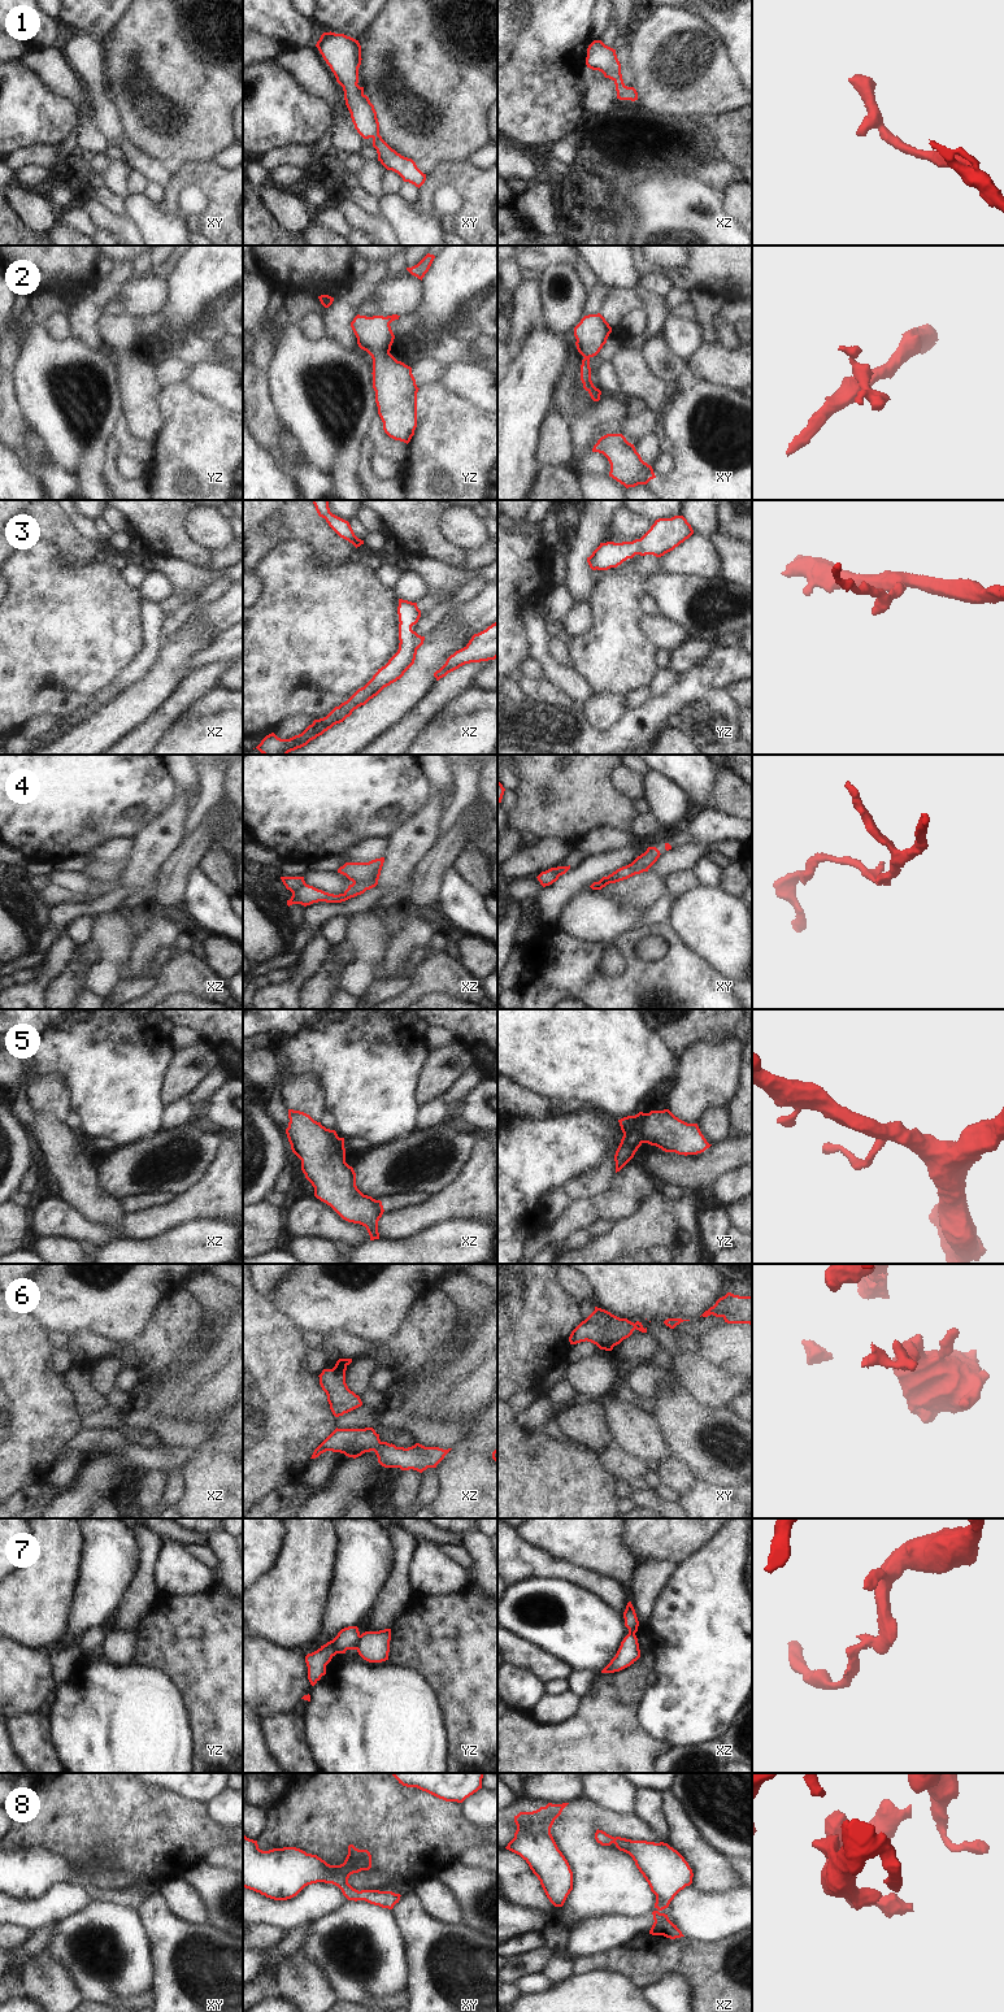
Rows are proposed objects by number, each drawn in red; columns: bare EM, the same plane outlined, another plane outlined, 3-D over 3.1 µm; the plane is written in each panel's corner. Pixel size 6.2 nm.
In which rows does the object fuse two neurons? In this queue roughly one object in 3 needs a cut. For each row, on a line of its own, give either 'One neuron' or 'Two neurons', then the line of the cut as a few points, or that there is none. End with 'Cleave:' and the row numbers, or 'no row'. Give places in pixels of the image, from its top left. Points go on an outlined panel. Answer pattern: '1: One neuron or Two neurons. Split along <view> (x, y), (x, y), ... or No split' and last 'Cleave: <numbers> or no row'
1: One neuron. No split
2: One neuron. No split
3: One neuron. No split
4: One neuron. No split
5: Two neurons. Split along yz (624, 1133), (634, 1131), (642, 1142)
6: One neuron. No split
7: Two neurons. Split along yz (360, 1635), (356, 1648)
8: One neuron. No split
Cleave: 5, 7.

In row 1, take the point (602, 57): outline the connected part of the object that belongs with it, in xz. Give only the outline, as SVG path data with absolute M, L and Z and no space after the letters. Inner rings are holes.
M594 40L587 48L586 65L592 70L601 71L605 78L614 82L617 99L638 100L636 90L623 83L621 64L617 58L616 49L605 45L601 40Z

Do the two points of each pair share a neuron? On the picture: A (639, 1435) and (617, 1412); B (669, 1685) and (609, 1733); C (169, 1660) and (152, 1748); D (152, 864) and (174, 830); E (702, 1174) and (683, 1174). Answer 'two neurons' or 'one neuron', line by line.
A: one neuron
B: two neurons
C: two neurons
D: one neuron
E: one neuron

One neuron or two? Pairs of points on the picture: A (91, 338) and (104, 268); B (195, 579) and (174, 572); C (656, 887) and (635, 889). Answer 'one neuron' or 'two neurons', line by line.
A: two neurons
B: one neuron
C: one neuron

